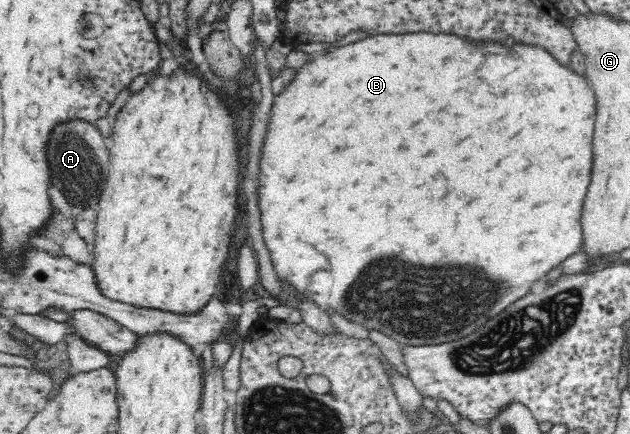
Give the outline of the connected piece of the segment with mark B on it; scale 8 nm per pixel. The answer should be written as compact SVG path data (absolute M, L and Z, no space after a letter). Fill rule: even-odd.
M408 32L408 34L380 34L380 36L370 36L354 44L346 44L329 50L326 53L317 54L313 60L304 64L296 72L293 80L284 88L286 92L282 96L276 95L272 114L270 116L270 132L266 136L266 146L262 152L260 160L260 208L262 208L262 224L264 224L264 240L268 246L270 258L278 278L283 281L289 297L289 287L298 289L304 296L310 297L322 310L332 309L342 313L342 316L360 323L366 330L379 330L392 337L400 345L407 346L438 346L446 342L456 342L460 338L466 338L480 330L490 318L498 316L504 308L510 304L518 302L522 296L526 296L530 289L534 287L534 282L544 278L554 268L558 268L564 260L570 256L578 254L585 244L584 229L582 229L582 212L586 194L592 182L592 166L594 164L593 139L596 122L596 95L592 90L591 82L584 72L574 71L569 64L558 62L550 51L540 45L529 42L514 41L512 46L498 44L498 42L488 42L482 46L476 46L468 42L466 38L460 38L456 34L430 34L430 32ZM428 296L436 296L432 302L432 308L428 310Z

